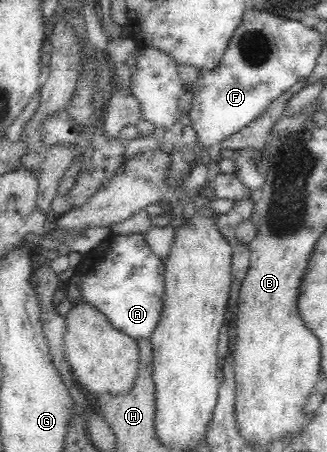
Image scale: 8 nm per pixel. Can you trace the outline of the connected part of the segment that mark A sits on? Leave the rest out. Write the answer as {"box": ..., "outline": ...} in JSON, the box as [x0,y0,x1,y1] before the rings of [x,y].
{"box":[63,233,166,342],"outline":[[[141,233],[128,235],[110,235],[99,247],[84,255],[83,260],[76,266],[73,275],[63,284],[66,298],[71,305],[87,303],[103,313],[107,321],[115,329],[139,342],[149,339],[162,317],[162,308],[166,295],[164,289],[165,266],[149,249],[147,241]]]}

